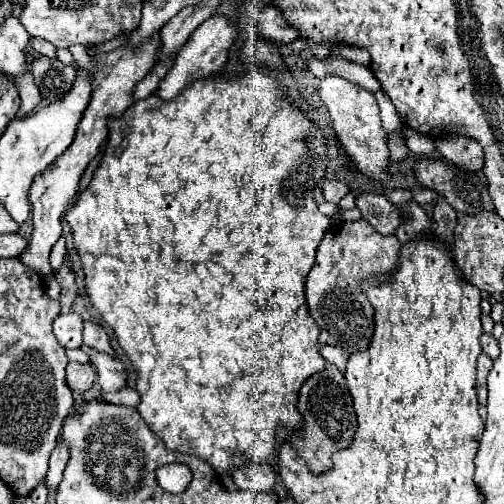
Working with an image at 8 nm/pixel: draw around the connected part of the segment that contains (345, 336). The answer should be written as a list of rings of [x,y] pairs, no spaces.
[[[365,220],[341,222],[325,232],[317,248],[315,266],[305,280],[309,312],[321,330],[319,344],[341,346],[349,354],[369,348],[375,328],[375,308],[365,296],[361,284],[365,280],[393,276],[399,266],[399,248],[395,236],[379,234]]]

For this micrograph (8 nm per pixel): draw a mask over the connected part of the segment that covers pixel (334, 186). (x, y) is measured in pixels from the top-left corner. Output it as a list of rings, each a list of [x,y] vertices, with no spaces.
[[[327,180],[323,184],[323,198],[331,204],[339,204],[339,200],[349,192],[349,186],[339,180]]]

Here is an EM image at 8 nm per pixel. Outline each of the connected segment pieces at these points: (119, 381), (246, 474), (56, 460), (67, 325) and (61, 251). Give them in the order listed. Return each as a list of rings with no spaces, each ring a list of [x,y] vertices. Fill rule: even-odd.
[[[84,344],[80,349],[91,358],[91,364],[97,368],[97,382],[103,390],[119,390],[125,386],[125,366],[121,360]]]
[[[251,464],[247,468],[235,468],[231,476],[233,476],[233,482],[243,490],[275,492],[277,476],[269,464]]]
[[[59,440],[59,444],[55,446],[51,458],[49,458],[49,470],[47,470],[47,490],[53,492],[57,490],[59,482],[61,482],[61,476],[63,476],[63,470],[65,470],[65,464],[69,460],[69,454],[67,454],[67,446],[63,446],[63,442]]]
[[[59,314],[53,322],[53,332],[59,344],[63,344],[63,348],[79,348],[81,330],[83,330],[83,318],[79,314]]]
[[[61,236],[61,238],[57,240],[57,244],[53,246],[53,250],[51,250],[51,264],[53,264],[53,270],[57,270],[57,268],[63,264],[65,252],[67,252],[67,248],[65,248],[65,236]]]

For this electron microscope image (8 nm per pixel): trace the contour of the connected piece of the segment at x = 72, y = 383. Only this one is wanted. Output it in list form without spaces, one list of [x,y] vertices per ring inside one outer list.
[[[69,362],[67,366],[67,386],[71,388],[71,392],[75,396],[81,396],[87,390],[91,390],[93,382],[95,382],[95,368],[91,364],[81,366],[77,362]]]

